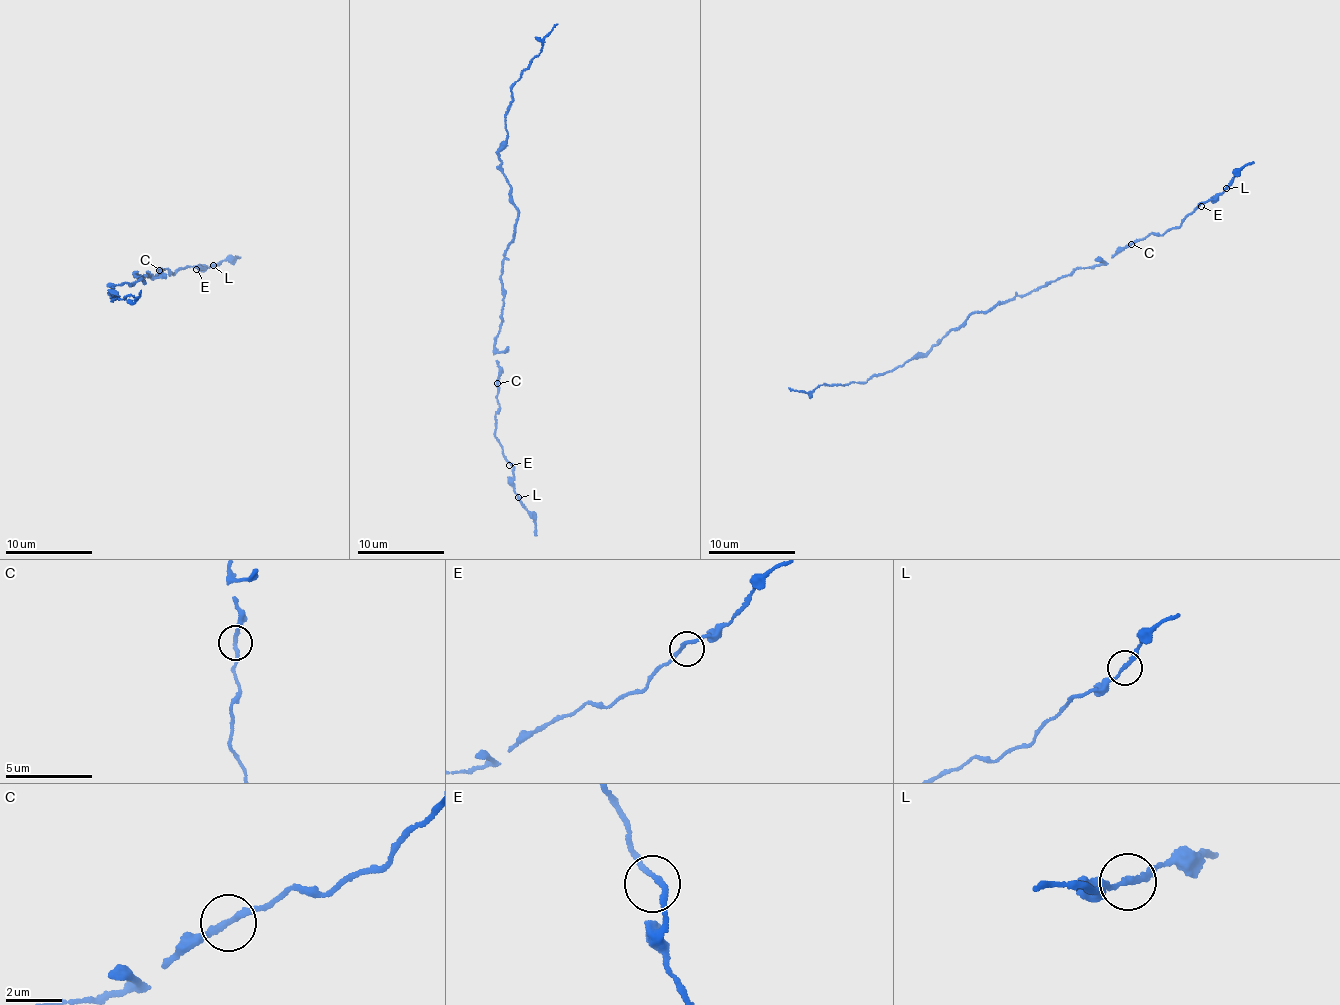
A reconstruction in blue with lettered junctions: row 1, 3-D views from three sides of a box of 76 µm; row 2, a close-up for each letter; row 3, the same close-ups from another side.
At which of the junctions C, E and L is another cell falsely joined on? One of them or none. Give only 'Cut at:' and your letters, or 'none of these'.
Cut at: none of these

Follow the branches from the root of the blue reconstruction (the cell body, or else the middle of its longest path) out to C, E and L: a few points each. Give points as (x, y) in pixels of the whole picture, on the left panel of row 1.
C: (138, 276), (136, 273), (149, 277), (147, 272), (153, 280), (155, 275), (161, 274), (159, 270)
E: (138, 276), (149, 277), (147, 272), (153, 280), (161, 269), (174, 275), (185, 268), (196, 269)
L: (138, 276), (149, 277), (147, 272), (153, 280), (161, 269), (174, 275), (193, 266), (204, 270), (213, 265)

